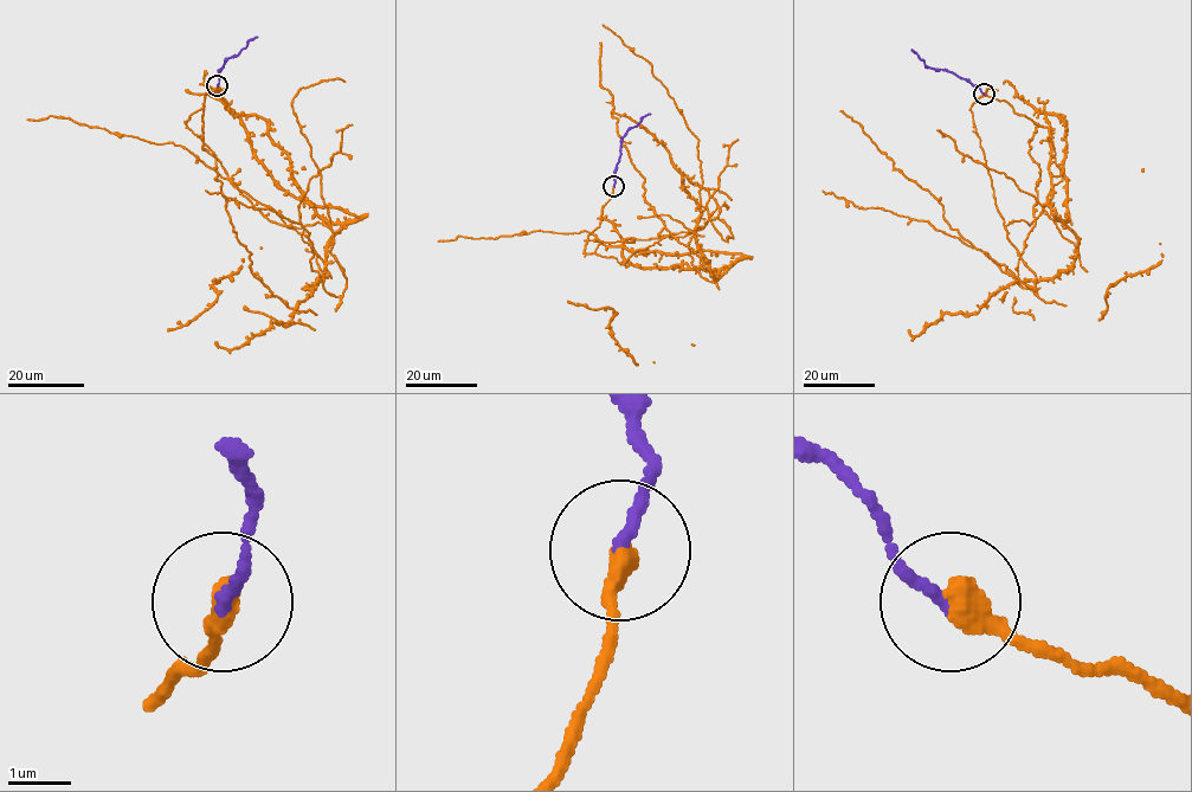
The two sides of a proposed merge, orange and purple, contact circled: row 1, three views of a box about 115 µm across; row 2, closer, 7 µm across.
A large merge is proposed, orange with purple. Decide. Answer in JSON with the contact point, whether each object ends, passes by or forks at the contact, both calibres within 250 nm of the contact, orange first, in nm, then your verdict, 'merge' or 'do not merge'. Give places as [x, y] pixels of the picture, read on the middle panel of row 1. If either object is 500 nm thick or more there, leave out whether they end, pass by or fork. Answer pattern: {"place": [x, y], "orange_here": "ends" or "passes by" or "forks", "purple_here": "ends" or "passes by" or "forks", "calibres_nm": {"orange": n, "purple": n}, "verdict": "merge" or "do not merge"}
{"place": [613, 186], "orange_here": "ends", "purple_here": "ends", "calibres_nm": {"orange": 420, "purple": 190}, "verdict": "do not merge"}

